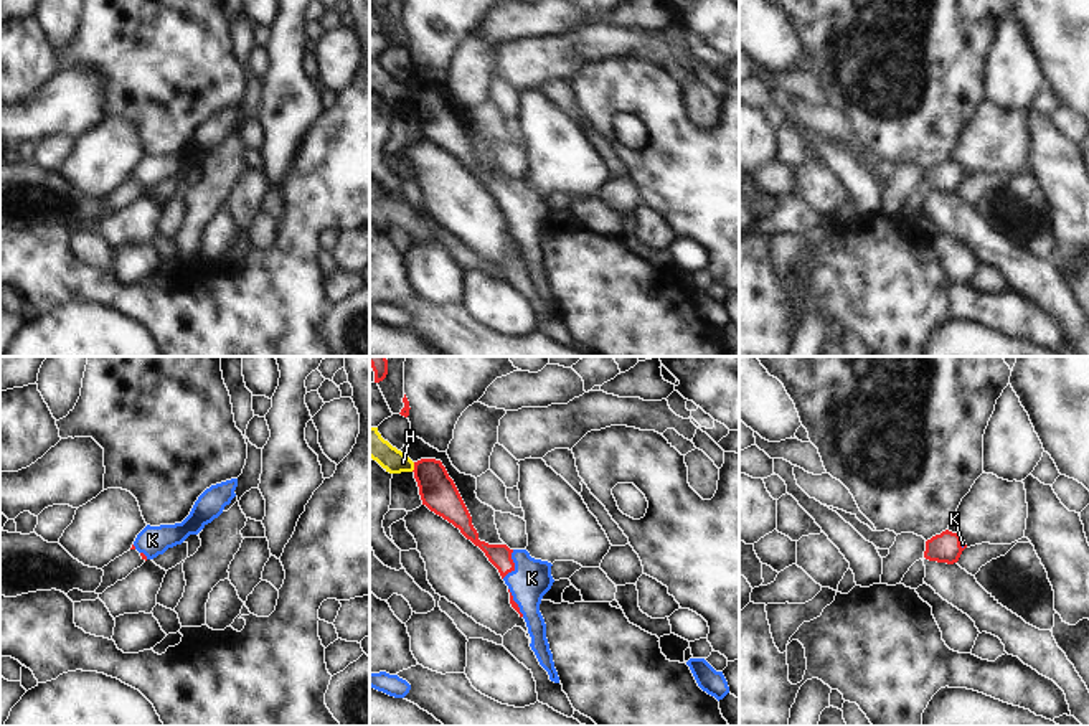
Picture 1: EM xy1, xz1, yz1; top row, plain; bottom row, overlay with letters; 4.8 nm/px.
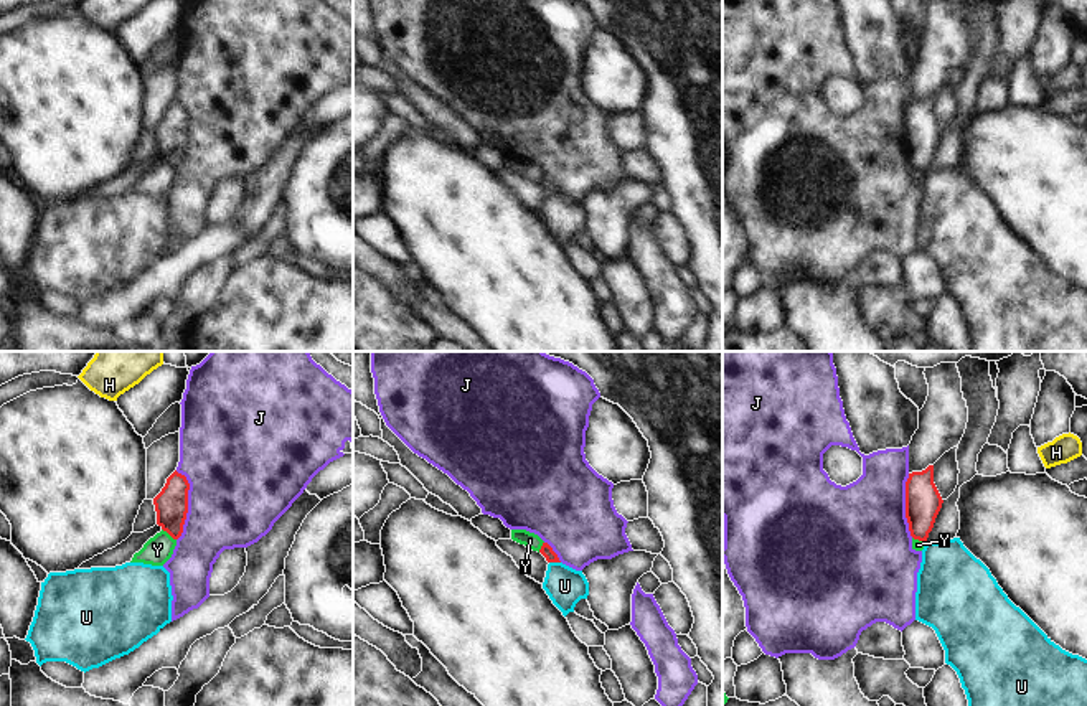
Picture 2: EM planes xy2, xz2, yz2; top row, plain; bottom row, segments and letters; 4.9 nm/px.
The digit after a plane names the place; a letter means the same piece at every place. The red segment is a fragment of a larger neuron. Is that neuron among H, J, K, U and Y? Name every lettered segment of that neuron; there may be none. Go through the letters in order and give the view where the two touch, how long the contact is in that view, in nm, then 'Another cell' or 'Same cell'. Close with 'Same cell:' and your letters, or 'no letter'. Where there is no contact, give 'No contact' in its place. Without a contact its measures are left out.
H: Touches red in xz1. Shared border 50 nm. Another cell
J: Touches red in xy2. Shared border 340 nm. Another cell
K: Touches red in xz1. Shared border 160 nm. Same cell
U: Touches red in xz2. Shared border 60 nm. Another cell
Y: Touches red in xy2. Shared border 90 nm. Another cell
Same cell: K.

